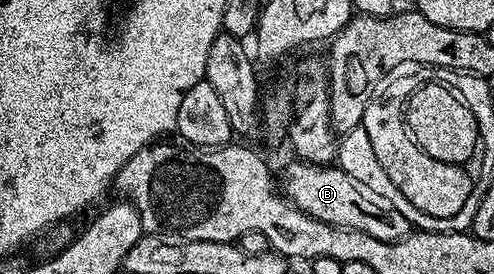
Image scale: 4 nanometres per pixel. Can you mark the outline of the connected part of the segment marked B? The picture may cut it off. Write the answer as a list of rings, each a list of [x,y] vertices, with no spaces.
[[[294,162],[281,176],[281,191],[292,204],[297,205],[305,214],[333,226],[345,226],[349,230],[361,230],[361,234],[370,234],[381,238],[381,242],[397,242],[410,236],[413,229],[405,214],[390,208],[385,201],[377,198],[365,186],[360,186],[354,178],[349,178],[345,170],[338,166],[324,166]]]

